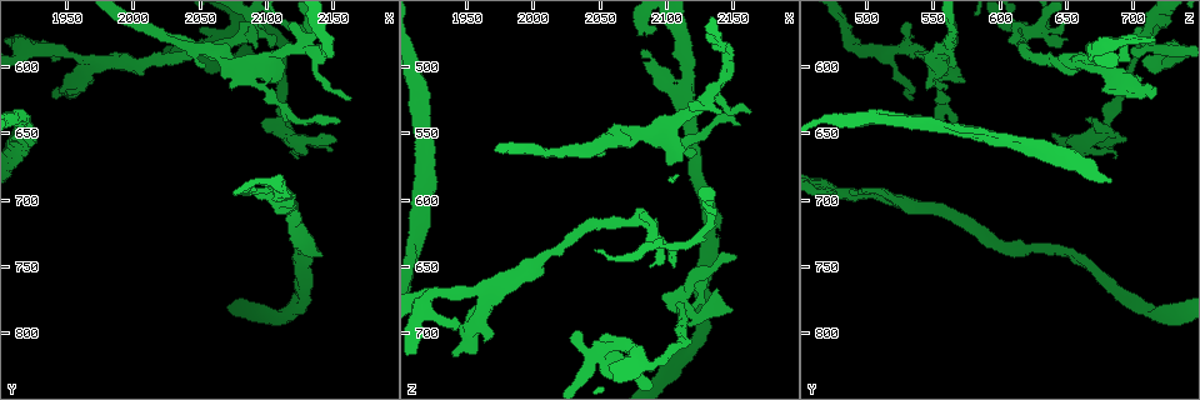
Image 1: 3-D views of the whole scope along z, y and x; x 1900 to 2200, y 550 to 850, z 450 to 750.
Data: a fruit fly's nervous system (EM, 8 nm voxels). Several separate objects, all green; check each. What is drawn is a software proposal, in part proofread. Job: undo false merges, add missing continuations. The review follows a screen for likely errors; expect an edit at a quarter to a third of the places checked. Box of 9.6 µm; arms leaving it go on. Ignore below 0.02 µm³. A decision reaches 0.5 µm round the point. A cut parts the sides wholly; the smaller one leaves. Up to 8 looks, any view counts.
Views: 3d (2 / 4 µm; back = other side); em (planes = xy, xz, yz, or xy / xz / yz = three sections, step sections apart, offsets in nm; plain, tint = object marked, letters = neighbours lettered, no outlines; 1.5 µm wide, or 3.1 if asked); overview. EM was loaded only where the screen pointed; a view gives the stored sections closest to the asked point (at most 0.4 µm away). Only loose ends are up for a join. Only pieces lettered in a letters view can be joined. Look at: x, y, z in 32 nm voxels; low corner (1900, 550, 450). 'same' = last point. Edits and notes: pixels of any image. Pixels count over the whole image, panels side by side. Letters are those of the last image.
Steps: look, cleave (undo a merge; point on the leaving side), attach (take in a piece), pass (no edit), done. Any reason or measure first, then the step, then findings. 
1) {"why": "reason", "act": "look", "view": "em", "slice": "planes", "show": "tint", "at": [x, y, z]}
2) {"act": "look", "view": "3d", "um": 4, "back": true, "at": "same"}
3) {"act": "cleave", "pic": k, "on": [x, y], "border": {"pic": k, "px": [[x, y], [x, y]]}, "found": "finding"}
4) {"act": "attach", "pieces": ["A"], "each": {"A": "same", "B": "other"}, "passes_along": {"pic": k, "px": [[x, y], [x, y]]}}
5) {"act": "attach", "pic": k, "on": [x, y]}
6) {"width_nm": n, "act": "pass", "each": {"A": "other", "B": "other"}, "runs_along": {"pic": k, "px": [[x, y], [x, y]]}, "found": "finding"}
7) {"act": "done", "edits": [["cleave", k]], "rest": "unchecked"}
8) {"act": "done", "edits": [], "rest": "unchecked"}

{"why": "free end", "act": "look", "view": "3d", "um": 2, "at": [2152, 642, 546]}

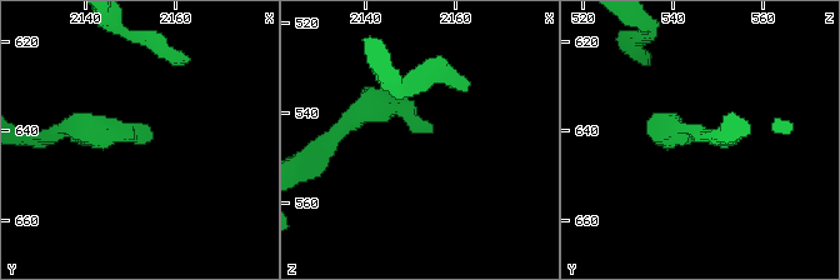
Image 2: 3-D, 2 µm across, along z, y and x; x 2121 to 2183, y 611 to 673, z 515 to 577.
{"why": "shape alone is not enough", "act": "look", "view": "em", "slice": "planes", "show": "letters", "at": [2154, 643, 543]}

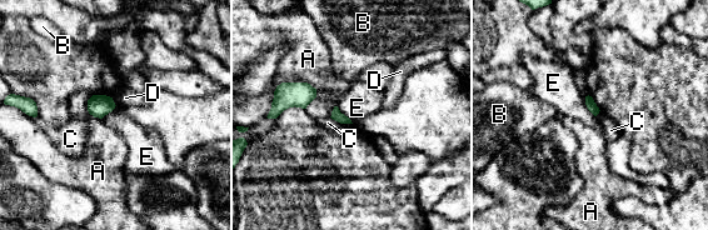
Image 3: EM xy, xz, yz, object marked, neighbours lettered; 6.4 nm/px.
{"act": "pass", "each": {"A": "other", "B": "other", "C": "other", "D": "other", "E": "other"}, "border": {"pic": 3, "px": [[584, 96], [584, 104], [596, 116]]}, "found": "no lettered piece goes on from it"}

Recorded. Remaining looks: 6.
{"act": "look", "view": "3d", "um": 4, "at": [2072, 616, 544]}

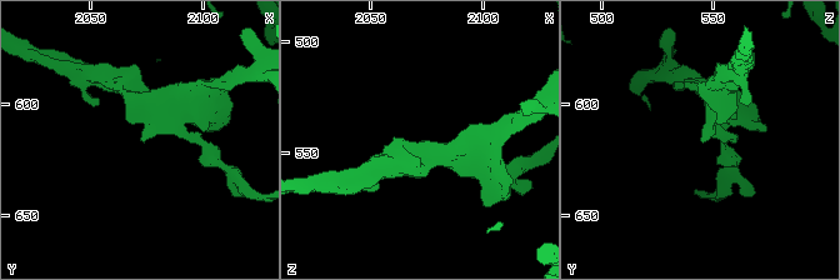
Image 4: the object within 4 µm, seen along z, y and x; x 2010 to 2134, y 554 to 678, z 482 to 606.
{"why": "now the EM", "act": "look", "view": "em", "slice": "planes", "show": "letters", "at": [2073, 617, 545]}

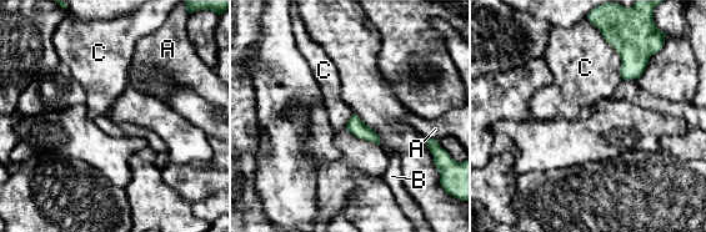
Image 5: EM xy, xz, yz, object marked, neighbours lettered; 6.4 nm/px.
{"act": "pass", "each": {"A": "other", "B": "other", "C": "other"}, "border": {"pic": 5, "px": [[601, 35], [617, 53], [624, 79]]}, "found": "no lettered piece goes on from it"}

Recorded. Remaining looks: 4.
{"why": "branch stops here", "act": "look", "view": "em", "slice": "planes", "show": "letters", "at": [2032, 590, 700]}

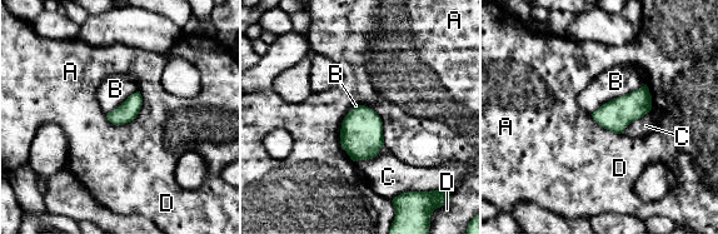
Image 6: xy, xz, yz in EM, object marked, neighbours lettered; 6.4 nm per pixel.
{"width_nm": 120, "act": "attach", "pieces": ["B"], "each": {"A": "other", "B": "same", "C": "other", "D": "other"}, "found": "the cell continues"}

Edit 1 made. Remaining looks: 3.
{"act": "done", "edits": [["attach", 6]], "rest": "unchecked"}

